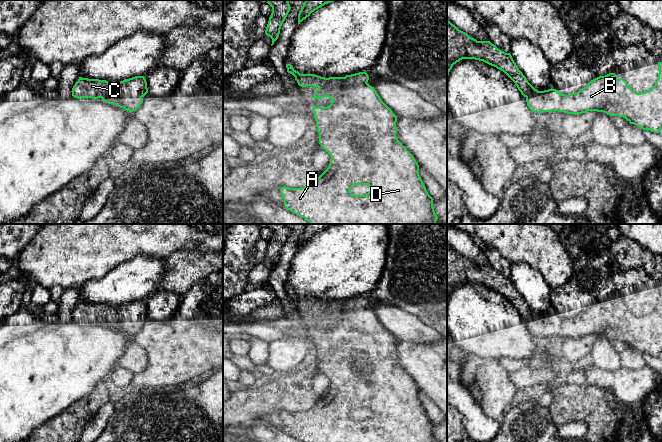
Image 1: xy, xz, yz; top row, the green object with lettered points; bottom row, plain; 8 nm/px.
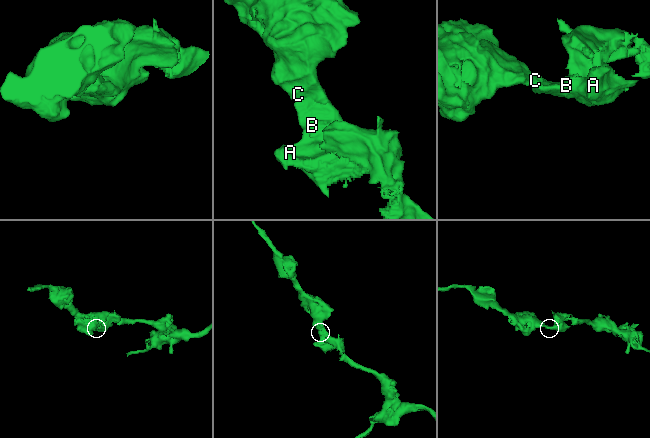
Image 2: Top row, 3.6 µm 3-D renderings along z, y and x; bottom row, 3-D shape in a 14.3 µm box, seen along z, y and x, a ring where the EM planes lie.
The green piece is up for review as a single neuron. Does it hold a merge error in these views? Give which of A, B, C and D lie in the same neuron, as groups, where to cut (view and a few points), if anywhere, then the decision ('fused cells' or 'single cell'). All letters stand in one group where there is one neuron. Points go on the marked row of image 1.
A B C D; no cut; single cell

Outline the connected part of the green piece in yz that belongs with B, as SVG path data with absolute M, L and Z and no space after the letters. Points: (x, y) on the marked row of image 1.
M447 20L447 79L453 65L462 59L483 61L503 71L515 83L526 98L527 106L534 113L558 111L567 114L582 114L597 111L610 116L623 117L630 124L643 130L659 133L662 129L662 62L658 62L659 74L655 85L645 92L633 91L627 82L623 78L618 79L615 73L599 76L591 80L580 91L568 95L552 88L538 91L519 70L510 53L498 49L490 41L477 41Z

